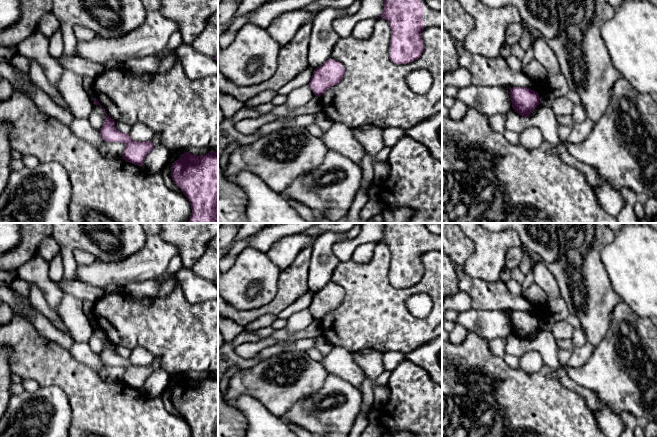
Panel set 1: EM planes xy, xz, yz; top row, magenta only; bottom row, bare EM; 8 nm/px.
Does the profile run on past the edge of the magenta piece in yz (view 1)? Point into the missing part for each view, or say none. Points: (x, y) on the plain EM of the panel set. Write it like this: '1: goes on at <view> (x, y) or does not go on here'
1: does not go on here

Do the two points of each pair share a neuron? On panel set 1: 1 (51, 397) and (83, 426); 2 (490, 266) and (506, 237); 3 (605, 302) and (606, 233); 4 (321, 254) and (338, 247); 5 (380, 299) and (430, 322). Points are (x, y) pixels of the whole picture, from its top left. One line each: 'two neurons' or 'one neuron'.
1: two neurons
2: one neuron
3: one neuron
4: two neurons
5: one neuron

